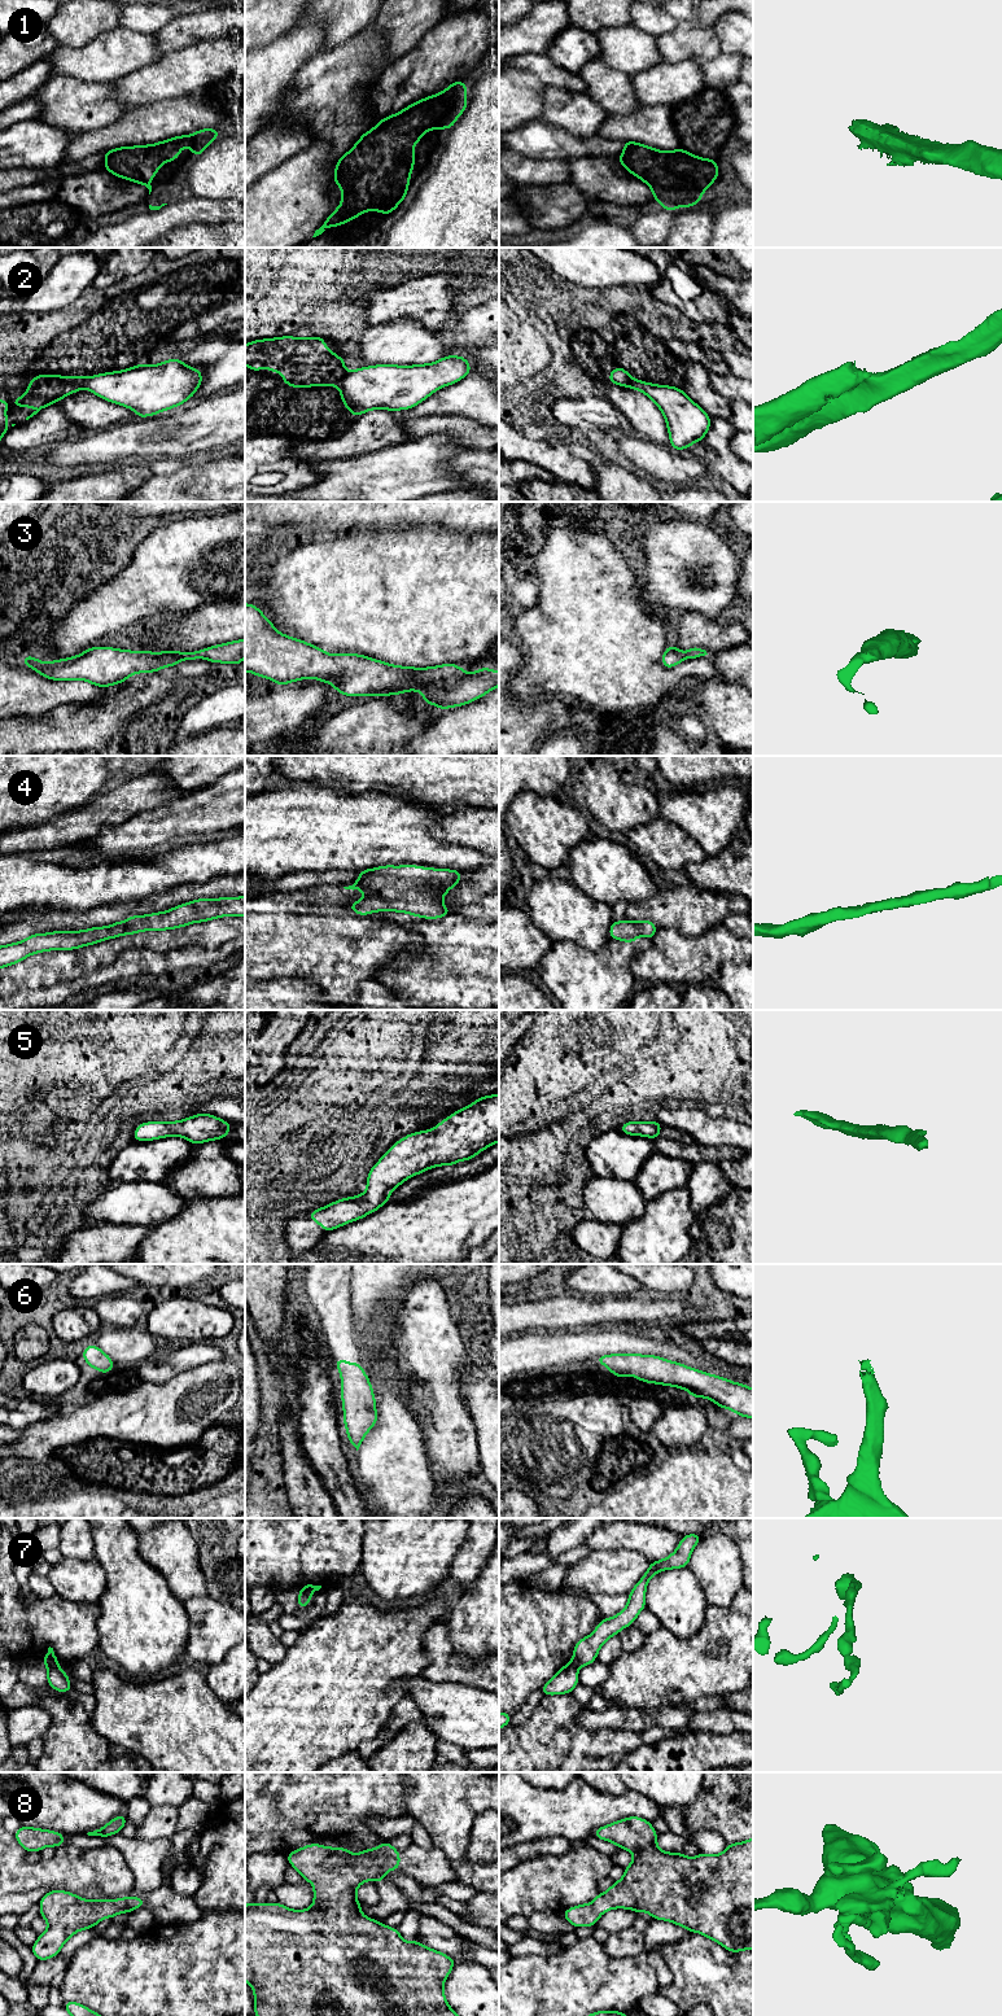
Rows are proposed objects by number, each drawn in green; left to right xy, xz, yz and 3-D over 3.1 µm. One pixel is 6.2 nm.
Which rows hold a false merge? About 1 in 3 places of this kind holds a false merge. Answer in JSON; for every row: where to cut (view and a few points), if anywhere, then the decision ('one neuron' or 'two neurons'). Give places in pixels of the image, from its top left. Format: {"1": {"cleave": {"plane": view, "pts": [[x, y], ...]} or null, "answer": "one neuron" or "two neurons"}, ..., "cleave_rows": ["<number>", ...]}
{"1": {"cleave": null, "answer": "one neuron"}, "2": {"cleave": {"plane": "xz", "pts": [[348, 374], [337, 386]]}, "answer": "two neurons"}, "3": {"cleave": null, "answer": "one neuron"}, "4": {"cleave": null, "answer": "one neuron"}, "5": {"cleave": null, "answer": "one neuron"}, "6": {"cleave": null, "answer": "one neuron"}, "7": {"cleave": {"plane": "xy", "pts": [[57, 1664], [48, 1667]]}, "answer": "two neurons"}, "8": {"cleave": null, "answer": "one neuron"}, "cleave_rows": ["2", "7"]}

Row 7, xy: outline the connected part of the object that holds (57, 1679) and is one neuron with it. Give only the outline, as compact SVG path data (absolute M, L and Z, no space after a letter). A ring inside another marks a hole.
M58 1665L48 1667L47 1671L47 1680L48 1684L57 1692L65 1693L70 1689L74 1689L71 1683L67 1679L66 1671L62 1671Z

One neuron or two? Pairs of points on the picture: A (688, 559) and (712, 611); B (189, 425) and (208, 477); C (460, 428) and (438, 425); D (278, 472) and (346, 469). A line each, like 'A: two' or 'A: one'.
A: one
B: two
C: one
D: two

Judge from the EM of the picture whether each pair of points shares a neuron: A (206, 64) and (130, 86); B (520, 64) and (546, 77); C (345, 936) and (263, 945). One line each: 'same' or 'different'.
A: same
B: same
C: same

